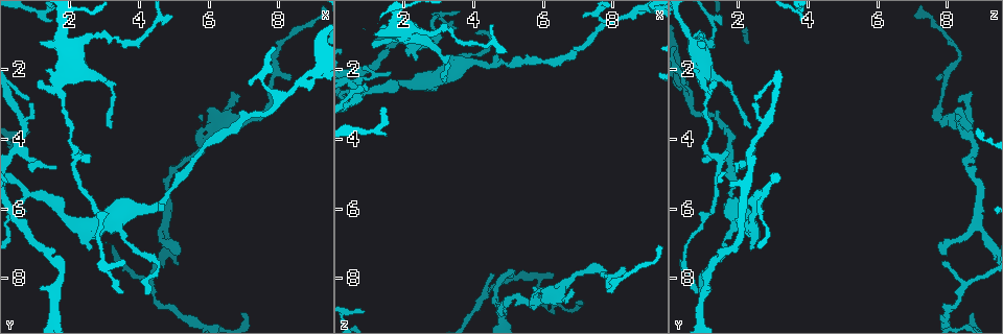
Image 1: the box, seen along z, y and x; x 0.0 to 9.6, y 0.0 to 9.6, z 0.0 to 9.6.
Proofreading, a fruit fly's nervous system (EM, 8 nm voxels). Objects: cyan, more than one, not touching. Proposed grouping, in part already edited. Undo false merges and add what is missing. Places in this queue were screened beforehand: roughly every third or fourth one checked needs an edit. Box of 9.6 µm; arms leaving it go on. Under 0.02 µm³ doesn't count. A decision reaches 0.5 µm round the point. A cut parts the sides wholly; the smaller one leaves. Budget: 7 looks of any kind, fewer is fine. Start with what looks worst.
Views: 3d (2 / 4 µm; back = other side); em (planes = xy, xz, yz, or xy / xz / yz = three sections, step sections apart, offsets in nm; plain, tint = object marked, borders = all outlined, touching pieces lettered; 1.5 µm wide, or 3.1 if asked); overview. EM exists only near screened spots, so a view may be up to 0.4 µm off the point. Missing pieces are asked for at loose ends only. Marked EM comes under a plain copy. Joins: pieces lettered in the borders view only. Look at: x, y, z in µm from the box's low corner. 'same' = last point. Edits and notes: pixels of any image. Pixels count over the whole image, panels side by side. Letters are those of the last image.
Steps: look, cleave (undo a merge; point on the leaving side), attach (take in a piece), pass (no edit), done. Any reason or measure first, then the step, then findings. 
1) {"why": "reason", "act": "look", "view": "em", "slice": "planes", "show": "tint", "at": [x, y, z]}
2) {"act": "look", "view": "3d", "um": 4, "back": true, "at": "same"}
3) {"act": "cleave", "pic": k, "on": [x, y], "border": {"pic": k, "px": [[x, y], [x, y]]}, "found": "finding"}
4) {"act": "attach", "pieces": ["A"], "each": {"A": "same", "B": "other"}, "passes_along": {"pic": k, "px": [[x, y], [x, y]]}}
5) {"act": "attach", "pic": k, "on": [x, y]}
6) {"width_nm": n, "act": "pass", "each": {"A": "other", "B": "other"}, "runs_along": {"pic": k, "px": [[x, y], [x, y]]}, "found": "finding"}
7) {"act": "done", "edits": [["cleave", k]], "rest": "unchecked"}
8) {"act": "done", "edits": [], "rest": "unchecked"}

{"why": "an open end", "act": "look", "view": "3d", "um": 4, "at": [1.10, 2.30, 1.40]}

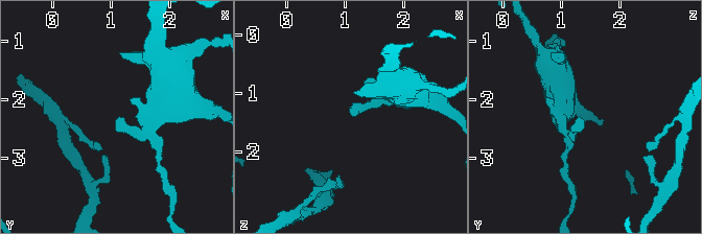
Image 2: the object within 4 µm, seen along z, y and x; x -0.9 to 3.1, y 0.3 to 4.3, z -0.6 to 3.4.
{"act": "look", "view": "em", "slice": "xz", "step": 8, "show": "tint", "at": [1.15, 2.35, 1.40]}

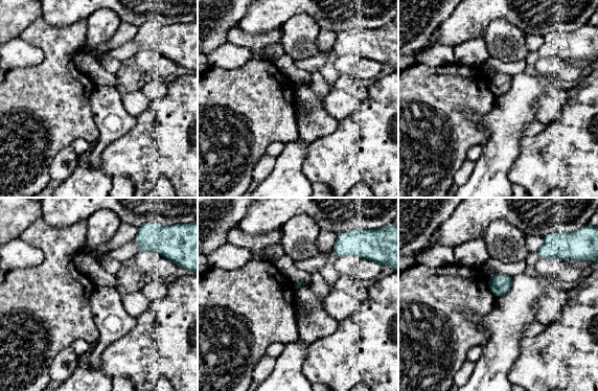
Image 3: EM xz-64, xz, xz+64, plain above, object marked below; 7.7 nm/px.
{"why": "cut it another way", "act": "look", "view": "em", "slice": "xy", "step": 8, "show": "borders", "at": "same"}

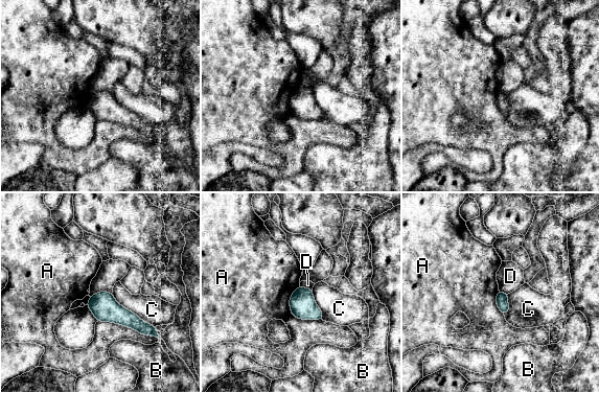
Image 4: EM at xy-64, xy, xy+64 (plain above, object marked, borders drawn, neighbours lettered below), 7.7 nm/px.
{"act": "pass", "each": {"A": "other", "B": "other", "C": "other", "D": "other"}, "border": {"pic": 4, "px": [[112, 293], [121, 305], [155, 326]]}, "found": "none of them fits"}

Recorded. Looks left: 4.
{"why": "thin end", "act": "look", "view": "3d", "um": 2, "at": [2.55, 4.65, 0.95]}

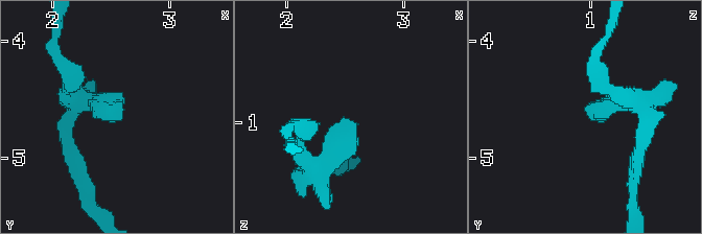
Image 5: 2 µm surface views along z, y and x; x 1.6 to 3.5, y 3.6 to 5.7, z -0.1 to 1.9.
{"act": "look", "view": "em", "slice": "xy", "step": 8, "show": "tint", "at": [2.52, 4.70, 0.98]}

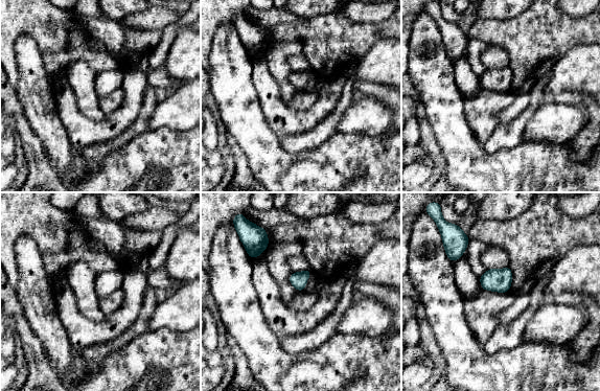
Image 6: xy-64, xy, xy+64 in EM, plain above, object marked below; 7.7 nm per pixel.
{"act": "look", "view": "em", "slice": "planes", "show": "borders", "at": "same"}

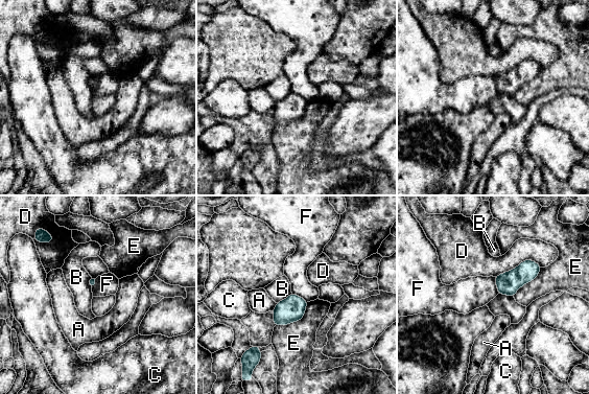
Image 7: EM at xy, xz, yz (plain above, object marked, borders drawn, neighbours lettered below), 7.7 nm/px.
{"longest_contact_nm": ["D", 360], "act": "pass", "each": {"A": "other", "B": "other", "C": "other", "D": "other", "E": "other", "F": "other"}, "border": {"pic": 7, "px": [[541, 267], [522, 260], [495, 277]]}, "found": "none of them fits"}

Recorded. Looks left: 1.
{"why": "branch stops here", "act": "look", "view": "em", "slice": "xz", "step": 8, "show": "borders", "at": [8.35, 2.20, 7.60]}

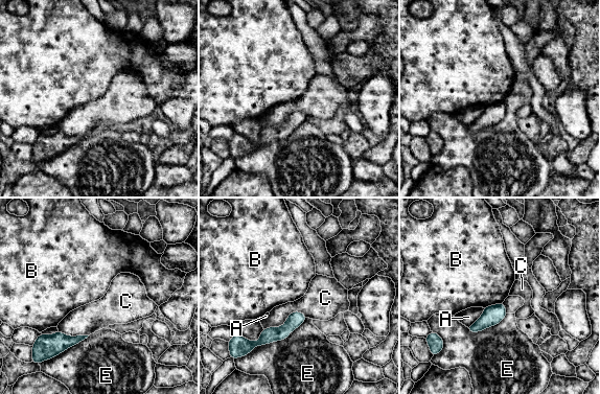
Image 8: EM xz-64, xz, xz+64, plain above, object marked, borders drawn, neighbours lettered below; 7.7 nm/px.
{"longest_contact_nm": ["E", 480], "act": "pass", "each": {"A": "other", "B": "other", "C": "other", "E": "other"}, "found": "no lettered piece goes on from it"}

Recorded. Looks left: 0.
{"act": "done", "edits": [], "rest": "unchecked"}

